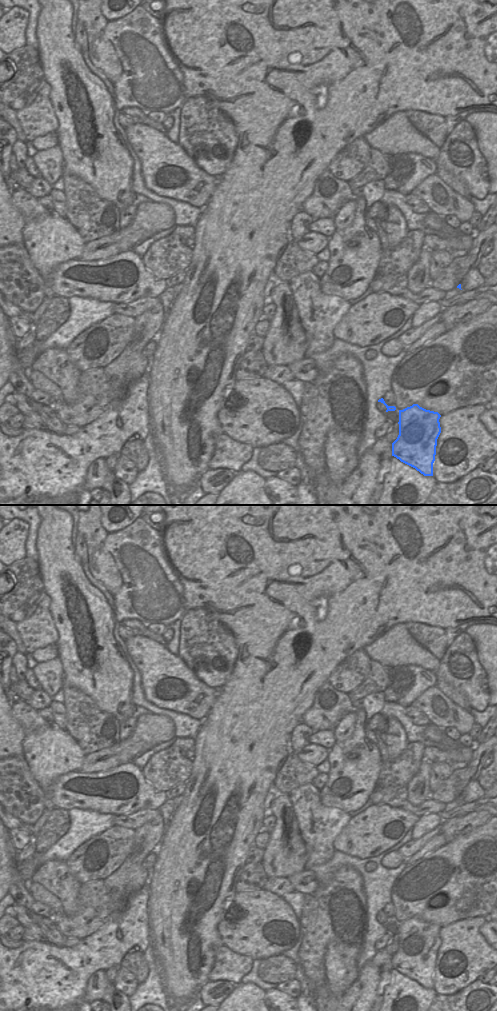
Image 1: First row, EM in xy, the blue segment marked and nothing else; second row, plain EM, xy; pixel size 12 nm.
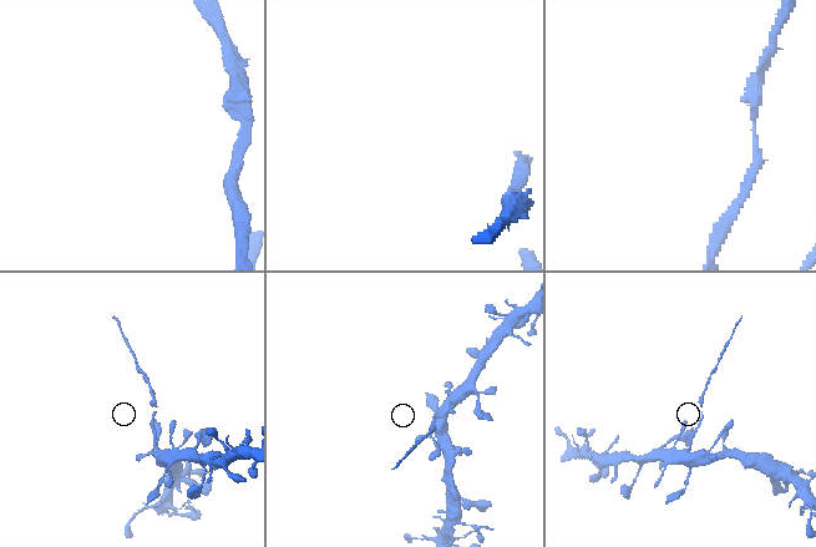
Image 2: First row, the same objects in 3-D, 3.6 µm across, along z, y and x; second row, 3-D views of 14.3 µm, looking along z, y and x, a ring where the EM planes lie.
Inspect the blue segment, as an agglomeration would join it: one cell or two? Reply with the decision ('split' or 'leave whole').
split

